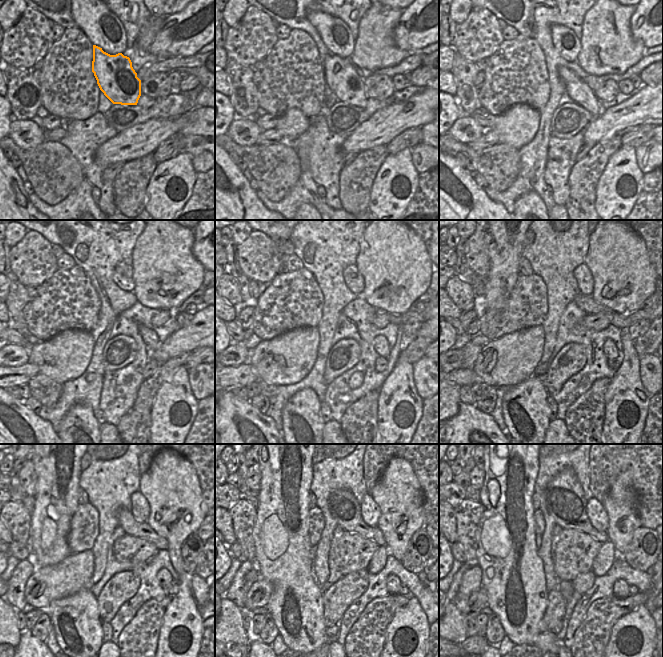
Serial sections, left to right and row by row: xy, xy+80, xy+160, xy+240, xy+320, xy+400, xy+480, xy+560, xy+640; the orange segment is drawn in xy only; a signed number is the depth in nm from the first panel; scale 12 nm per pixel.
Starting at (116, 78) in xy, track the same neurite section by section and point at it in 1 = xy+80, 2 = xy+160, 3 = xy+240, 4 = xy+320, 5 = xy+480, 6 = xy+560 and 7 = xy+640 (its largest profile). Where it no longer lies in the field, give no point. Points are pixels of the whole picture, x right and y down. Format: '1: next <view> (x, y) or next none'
1: next xy+80 (341, 77)
2: next xy+160 (577, 89)
3: next xy+240 (149, 337)
4: next xy+320 (381, 346)
5: next xy+480 (163, 575)
6: next xy+560 (393, 584)
7: next xy+640 (620, 587)

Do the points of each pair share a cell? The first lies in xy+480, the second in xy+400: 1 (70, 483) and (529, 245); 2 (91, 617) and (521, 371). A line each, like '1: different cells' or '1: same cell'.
1: different cells
2: different cells

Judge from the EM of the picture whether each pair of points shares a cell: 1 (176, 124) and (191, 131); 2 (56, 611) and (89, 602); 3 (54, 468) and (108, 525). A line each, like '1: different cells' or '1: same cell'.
1: different cells
2: same cell
3: different cells

